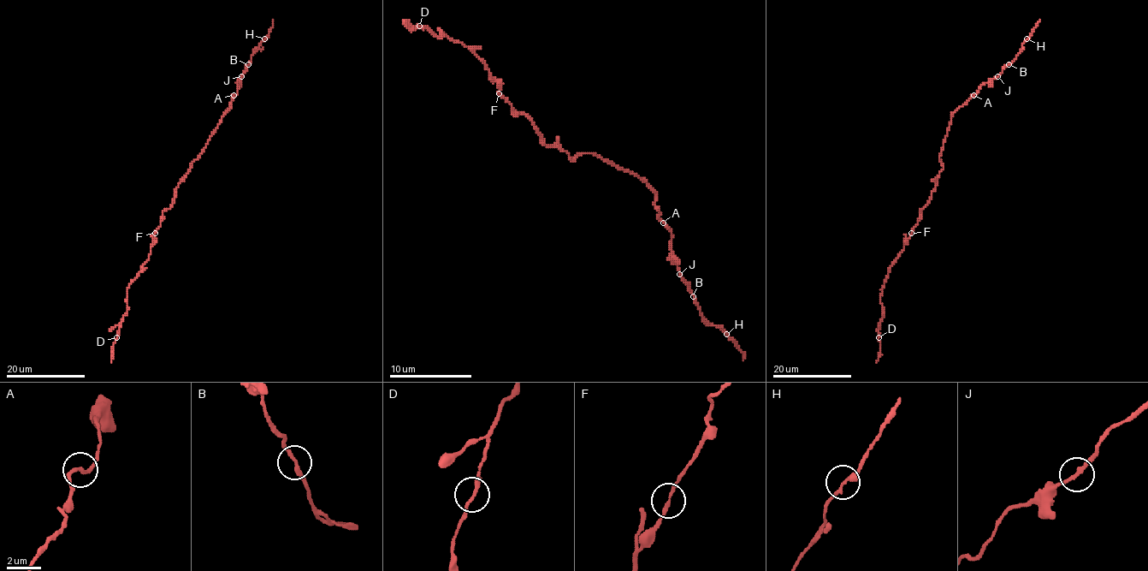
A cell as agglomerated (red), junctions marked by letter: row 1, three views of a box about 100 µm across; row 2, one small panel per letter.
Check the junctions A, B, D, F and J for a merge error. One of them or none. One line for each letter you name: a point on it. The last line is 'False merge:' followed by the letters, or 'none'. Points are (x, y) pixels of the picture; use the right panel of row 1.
False merge: none

